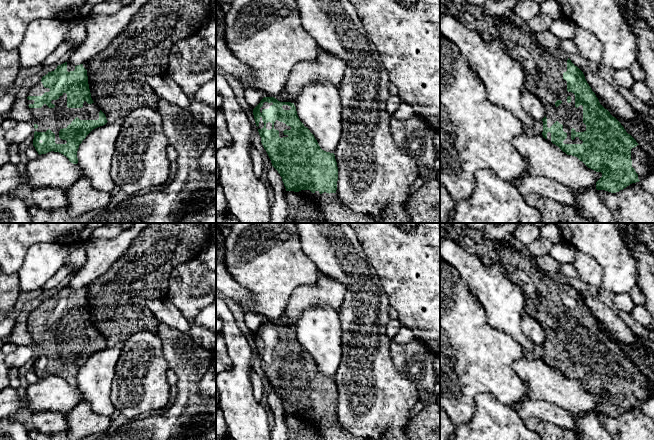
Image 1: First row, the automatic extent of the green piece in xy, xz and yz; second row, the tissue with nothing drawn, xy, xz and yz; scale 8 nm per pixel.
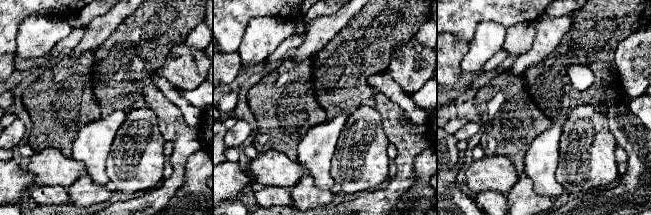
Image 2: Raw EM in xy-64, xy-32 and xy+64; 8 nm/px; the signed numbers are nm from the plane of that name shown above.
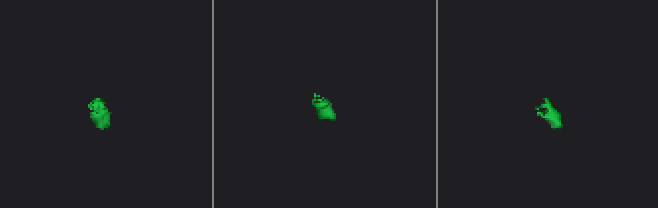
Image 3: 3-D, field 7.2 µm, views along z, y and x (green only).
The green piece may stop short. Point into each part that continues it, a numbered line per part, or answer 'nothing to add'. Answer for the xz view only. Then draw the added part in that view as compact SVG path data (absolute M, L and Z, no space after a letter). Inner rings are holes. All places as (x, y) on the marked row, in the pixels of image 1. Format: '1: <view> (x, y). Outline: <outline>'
1: xz (280, 126). Outline: M276 120L275 123L274 123L274 129L278 130L278 131L279 131L279 137L280 137L280 138L283 138L283 137L288 137L288 135L285 135L285 134L283 133L283 131L284 131L285 129L290 130L291 127L290 127L290 126L287 126L287 125L286 125L285 123L283 123L283 122L280 122L280 121Z
2: xz (333, 212). Outline: M301 190L299 193L314 199L323 215L325 223L376 223L367 215L358 214L340 204L336 193L322 193Z

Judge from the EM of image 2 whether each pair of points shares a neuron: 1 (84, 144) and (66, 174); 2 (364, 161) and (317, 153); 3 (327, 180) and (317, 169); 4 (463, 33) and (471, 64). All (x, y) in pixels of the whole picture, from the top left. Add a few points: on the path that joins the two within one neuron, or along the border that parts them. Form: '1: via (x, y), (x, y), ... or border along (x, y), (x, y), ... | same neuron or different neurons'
1: border along (72, 156), (83, 164), (87, 173) | different neurons
2: border along (340, 134), (331, 161), (332, 179) | different neurons
3: via (324, 177), (320, 172) | same neuron
4: border along (481, 21), (474, 35), (468, 41) | different neurons

